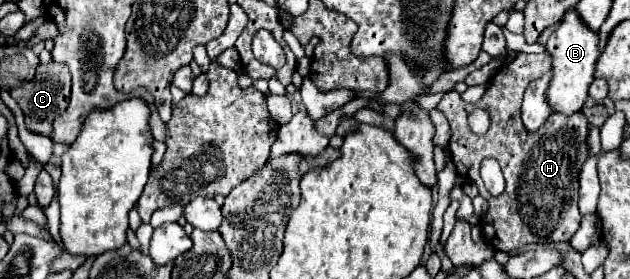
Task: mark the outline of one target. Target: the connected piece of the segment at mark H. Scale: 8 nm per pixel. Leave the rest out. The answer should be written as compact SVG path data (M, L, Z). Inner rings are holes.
M516 54L514 60L506 62L488 82L488 88L484 92L484 96L476 102L476 104L466 104L458 92L446 92L444 98L438 102L438 110L446 116L450 130L452 130L452 140L450 140L450 154L452 154L452 162L458 170L460 176L472 180L478 190L480 196L488 200L490 208L488 212L482 214L480 224L482 224L482 232L484 238L502 252L512 252L518 250L526 244L546 244L546 242L564 242L570 240L574 236L574 232L580 226L580 212L578 212L578 172L580 166L584 164L584 160L588 158L588 146L586 146L586 136L588 136L588 120L582 112L576 112L572 116L564 116L564 114L552 114L546 120L546 126L542 126L538 132L528 134L522 126L520 120L520 106L522 106L522 96L526 86L544 76L548 70L551 70L552 57L548 54ZM474 108L482 108L490 114L490 130L486 134L474 134L468 128L468 112ZM484 158L496 158L502 174L506 178L506 190L502 192L502 196L492 196L488 194L488 190L482 184L482 178L478 174L480 170L480 162Z

